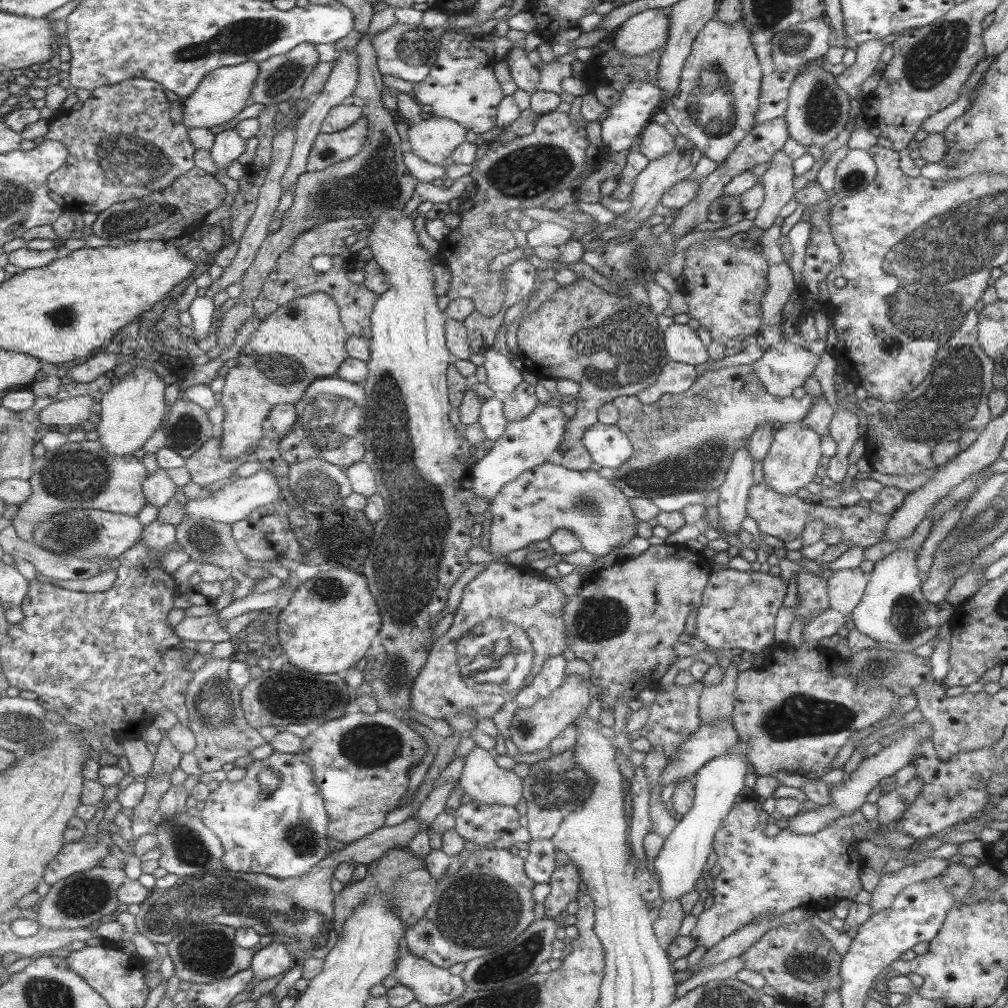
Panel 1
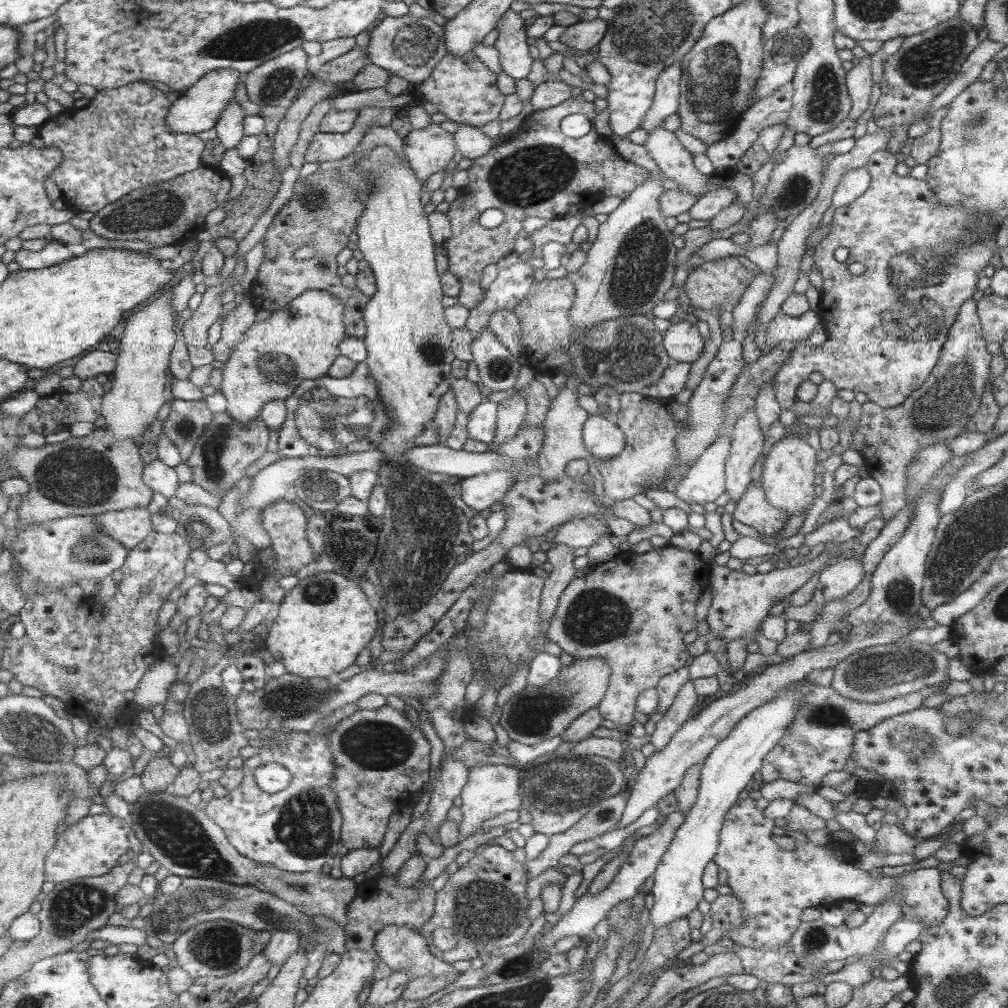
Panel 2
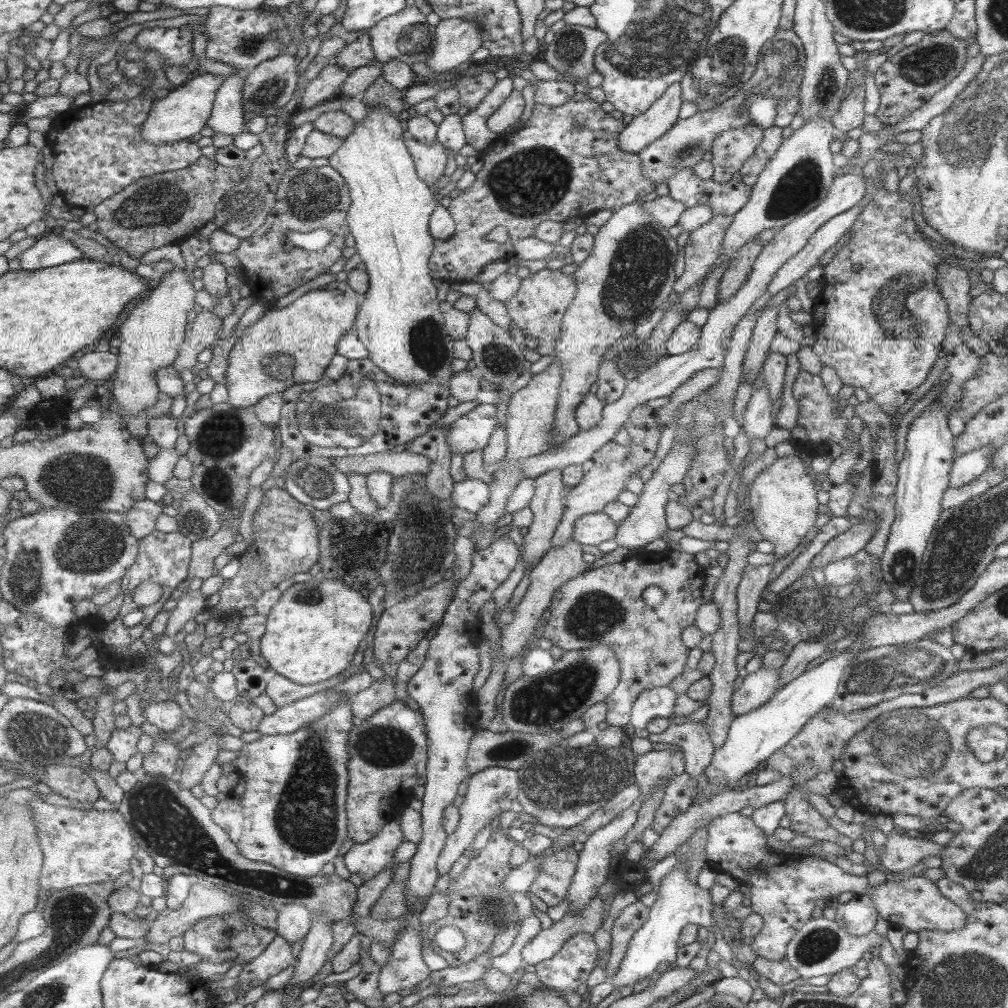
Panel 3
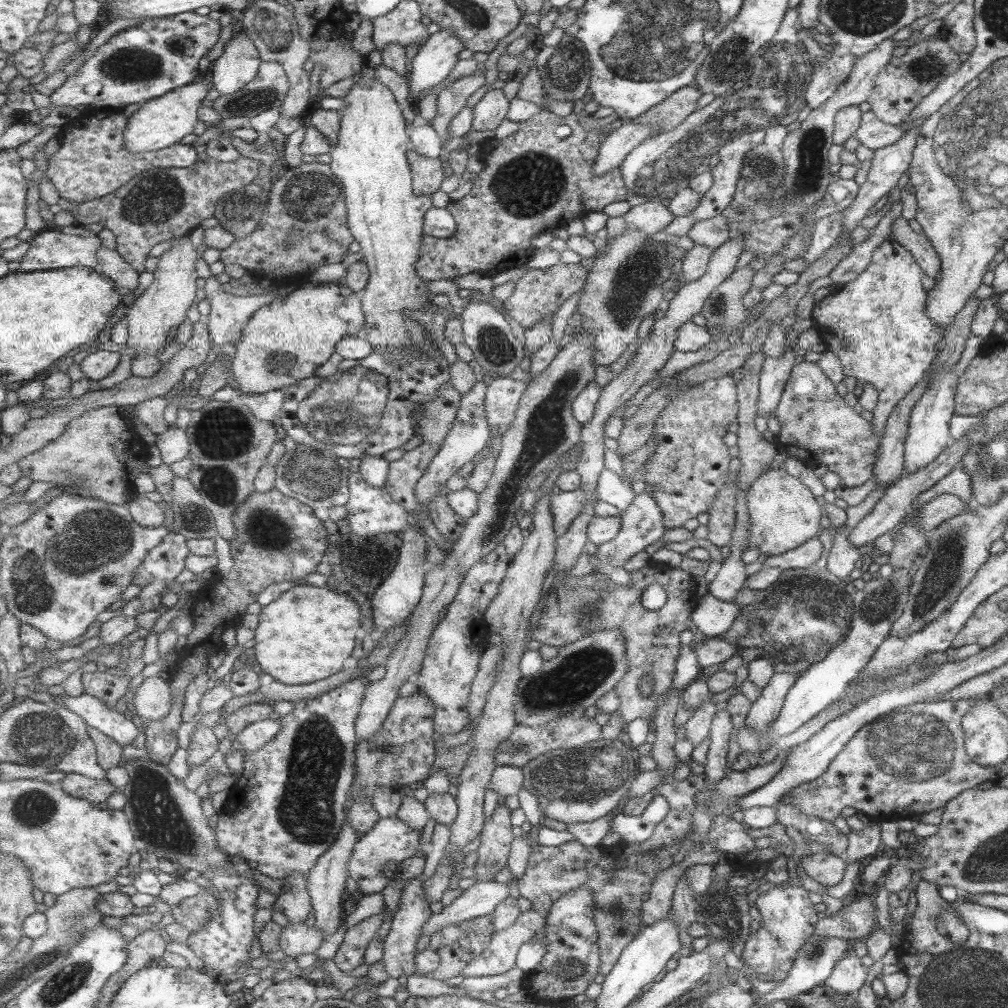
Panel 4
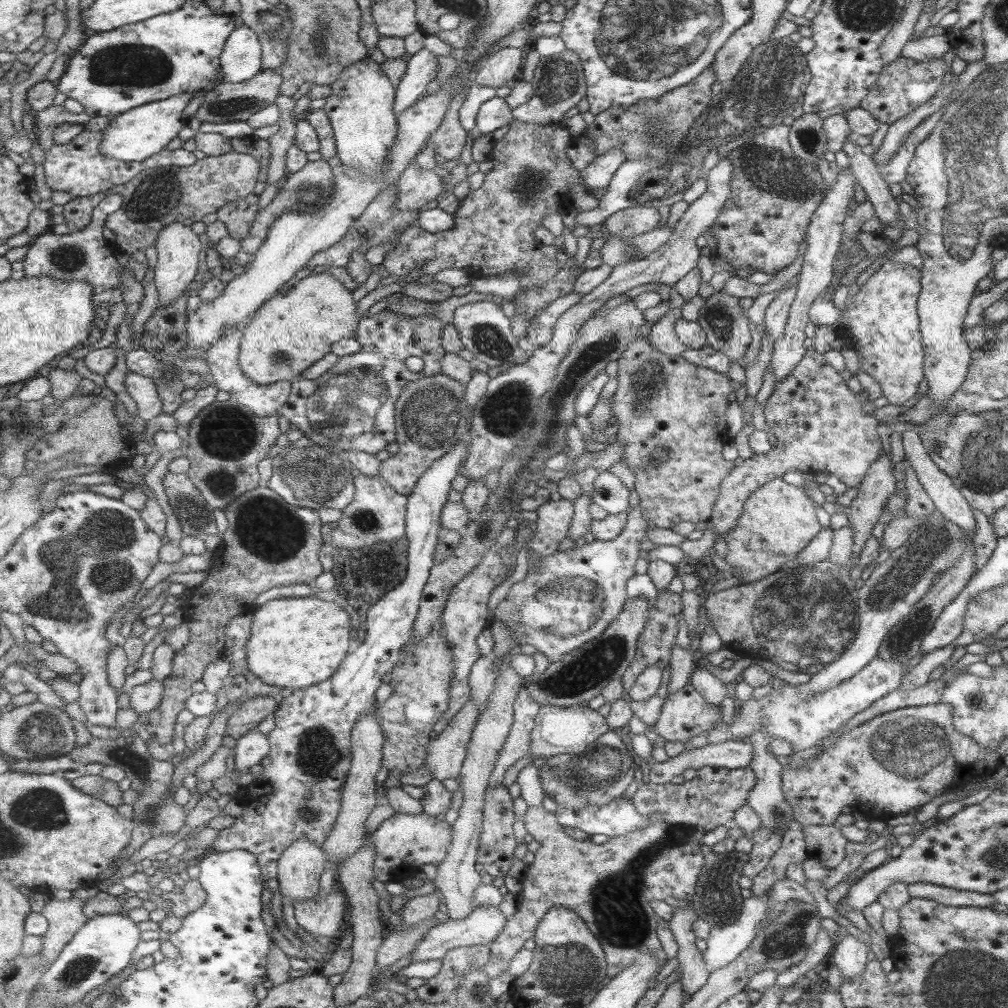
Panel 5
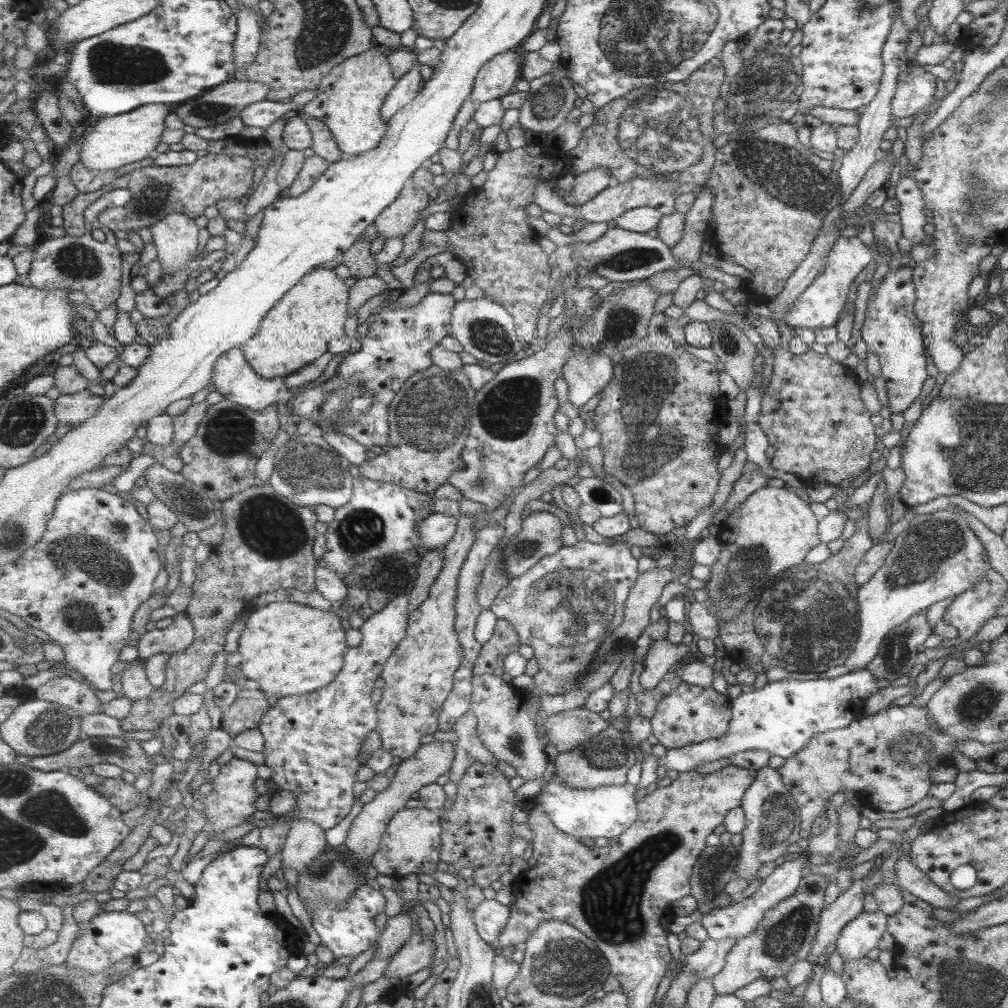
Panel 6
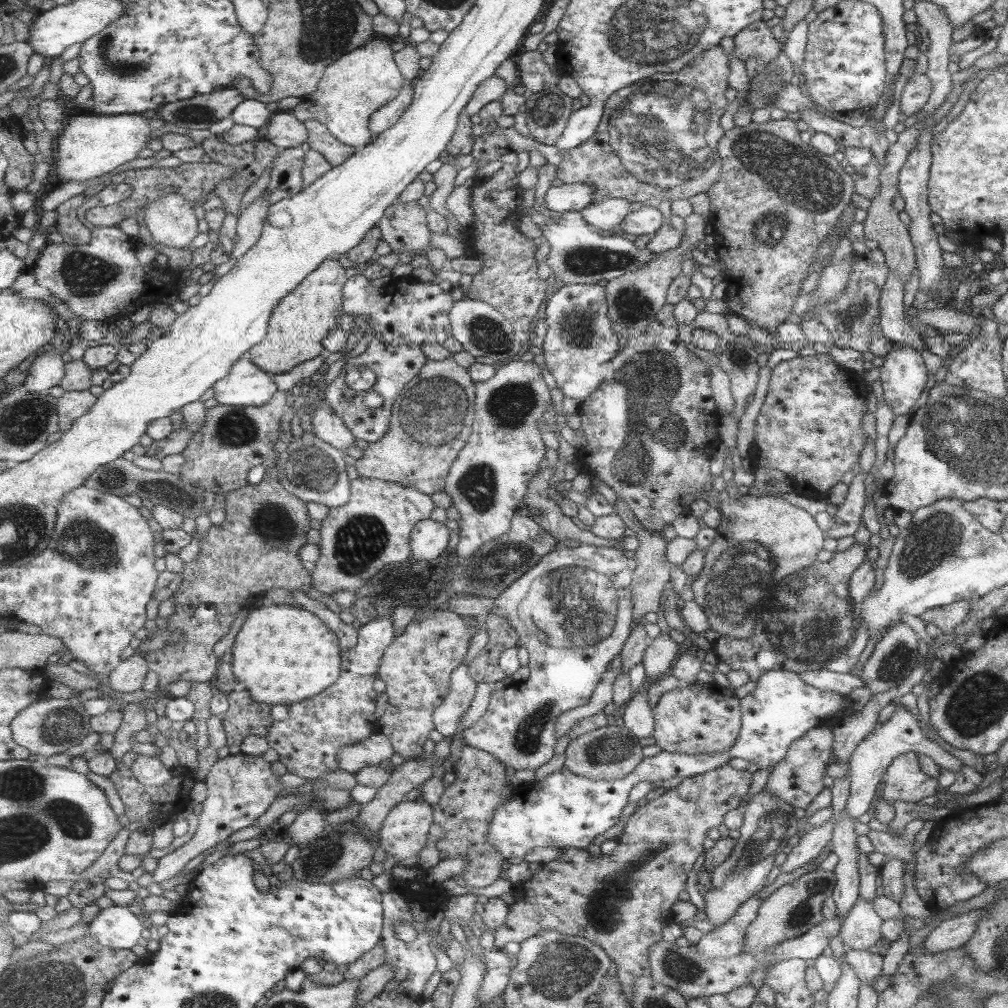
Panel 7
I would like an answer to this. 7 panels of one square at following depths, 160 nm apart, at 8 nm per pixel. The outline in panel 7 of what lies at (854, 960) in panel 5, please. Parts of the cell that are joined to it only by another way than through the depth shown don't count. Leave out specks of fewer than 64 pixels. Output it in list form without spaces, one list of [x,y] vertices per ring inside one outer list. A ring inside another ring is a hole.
[[[857,899],[841,923],[839,935],[847,949],[865,950],[881,938],[883,922],[871,901]]]

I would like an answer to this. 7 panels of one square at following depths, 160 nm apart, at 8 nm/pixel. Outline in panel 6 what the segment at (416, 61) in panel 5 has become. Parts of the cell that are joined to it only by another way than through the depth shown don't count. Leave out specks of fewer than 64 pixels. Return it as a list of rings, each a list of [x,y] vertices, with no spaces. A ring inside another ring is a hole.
[[[419,61],[403,78],[398,80],[397,86],[387,95],[381,116],[384,122],[389,122],[402,108],[411,104],[424,88],[423,76]]]

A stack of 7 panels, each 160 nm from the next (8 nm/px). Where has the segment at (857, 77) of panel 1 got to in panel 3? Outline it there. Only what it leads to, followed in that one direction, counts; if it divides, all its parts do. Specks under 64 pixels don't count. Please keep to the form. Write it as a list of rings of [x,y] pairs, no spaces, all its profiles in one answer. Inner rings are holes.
[[[863,85],[854,86],[841,100],[840,108],[831,116],[829,125],[838,131],[847,132],[857,128],[866,115],[863,111]]]

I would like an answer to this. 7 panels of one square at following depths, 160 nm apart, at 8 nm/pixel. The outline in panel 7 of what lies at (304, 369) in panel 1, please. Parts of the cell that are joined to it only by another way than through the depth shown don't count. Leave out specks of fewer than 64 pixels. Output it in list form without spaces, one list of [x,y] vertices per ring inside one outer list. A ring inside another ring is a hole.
[[[337,258],[324,260],[321,266],[316,271],[313,271],[296,288],[292,295],[287,296],[274,311],[270,320],[267,338],[252,348],[247,355],[249,360],[253,361],[265,372],[276,375],[289,372],[301,363],[317,358],[326,349],[324,340],[327,338],[327,335],[339,327],[339,320],[341,320],[341,316],[344,314],[344,286],[349,279],[347,269],[341,262],[337,261]]]

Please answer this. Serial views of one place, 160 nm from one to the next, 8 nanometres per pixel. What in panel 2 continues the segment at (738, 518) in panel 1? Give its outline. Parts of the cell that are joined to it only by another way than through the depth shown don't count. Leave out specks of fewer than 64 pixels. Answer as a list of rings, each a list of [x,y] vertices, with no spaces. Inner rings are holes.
[[[755,406],[745,411],[733,424],[729,456],[725,459],[725,490],[730,498],[736,501],[744,493],[749,484],[751,466],[763,448],[764,438],[761,436],[759,419],[755,414]]]

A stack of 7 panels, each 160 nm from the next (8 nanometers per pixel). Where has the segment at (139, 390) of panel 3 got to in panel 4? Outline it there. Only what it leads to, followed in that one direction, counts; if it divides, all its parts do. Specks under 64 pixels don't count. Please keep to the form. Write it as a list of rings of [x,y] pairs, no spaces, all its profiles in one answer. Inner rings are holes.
[[[189,236],[159,256],[157,268],[153,271],[155,282],[135,300],[128,312],[130,337],[126,346],[135,349],[134,357],[158,356],[176,328],[187,319],[187,310],[193,301],[196,302],[195,294],[199,290],[195,284],[199,280],[195,268],[199,258],[197,247]]]

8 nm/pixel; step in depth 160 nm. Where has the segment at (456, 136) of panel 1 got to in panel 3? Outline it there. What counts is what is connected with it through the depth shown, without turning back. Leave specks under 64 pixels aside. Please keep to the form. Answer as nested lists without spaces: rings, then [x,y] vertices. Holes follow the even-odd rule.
[[[410,134],[407,135],[406,144],[416,162],[416,170],[420,174],[421,180],[429,187],[446,175],[449,152],[444,145],[439,142],[423,144]]]

